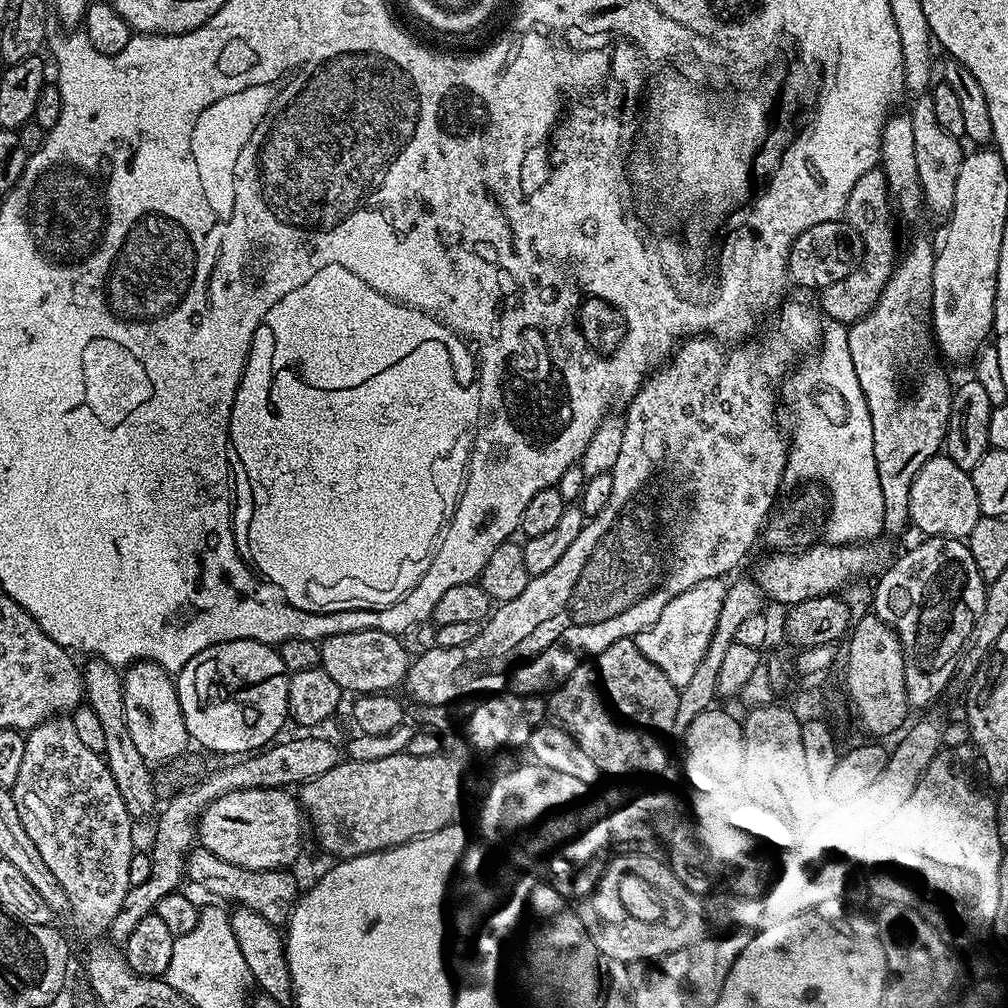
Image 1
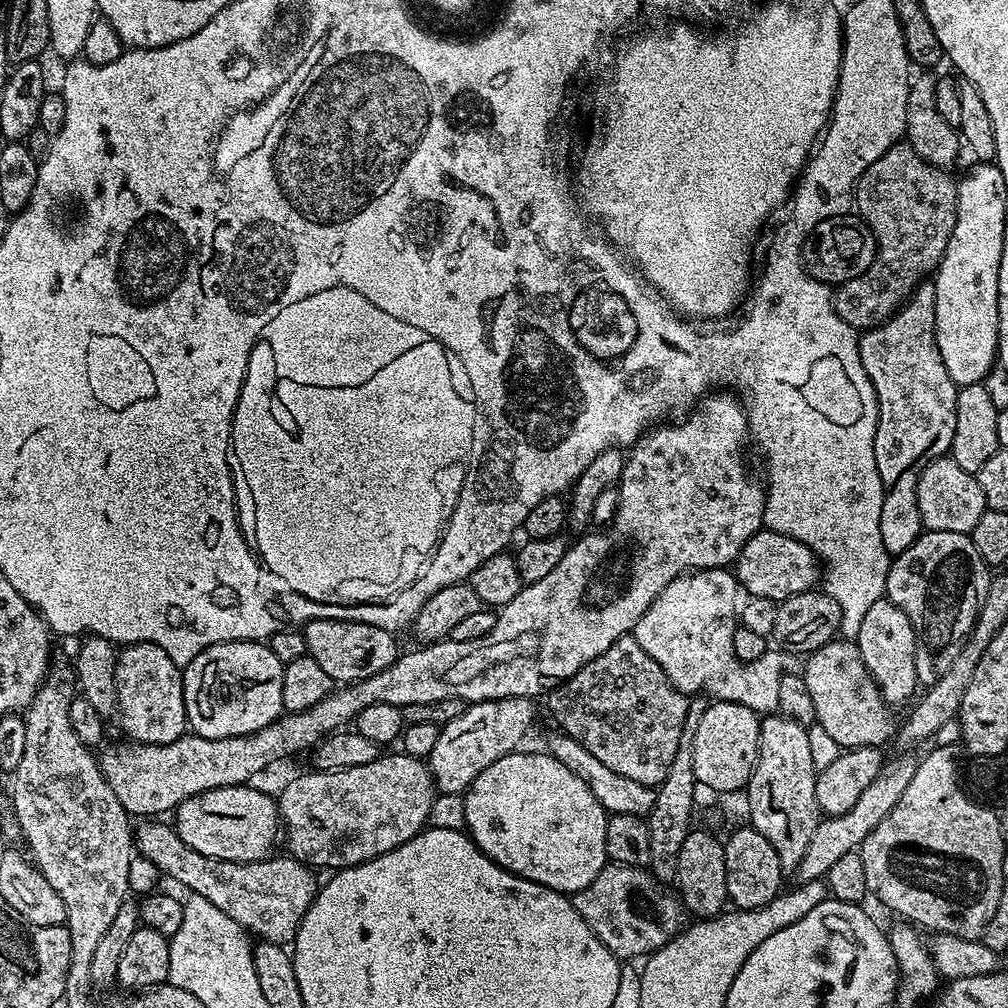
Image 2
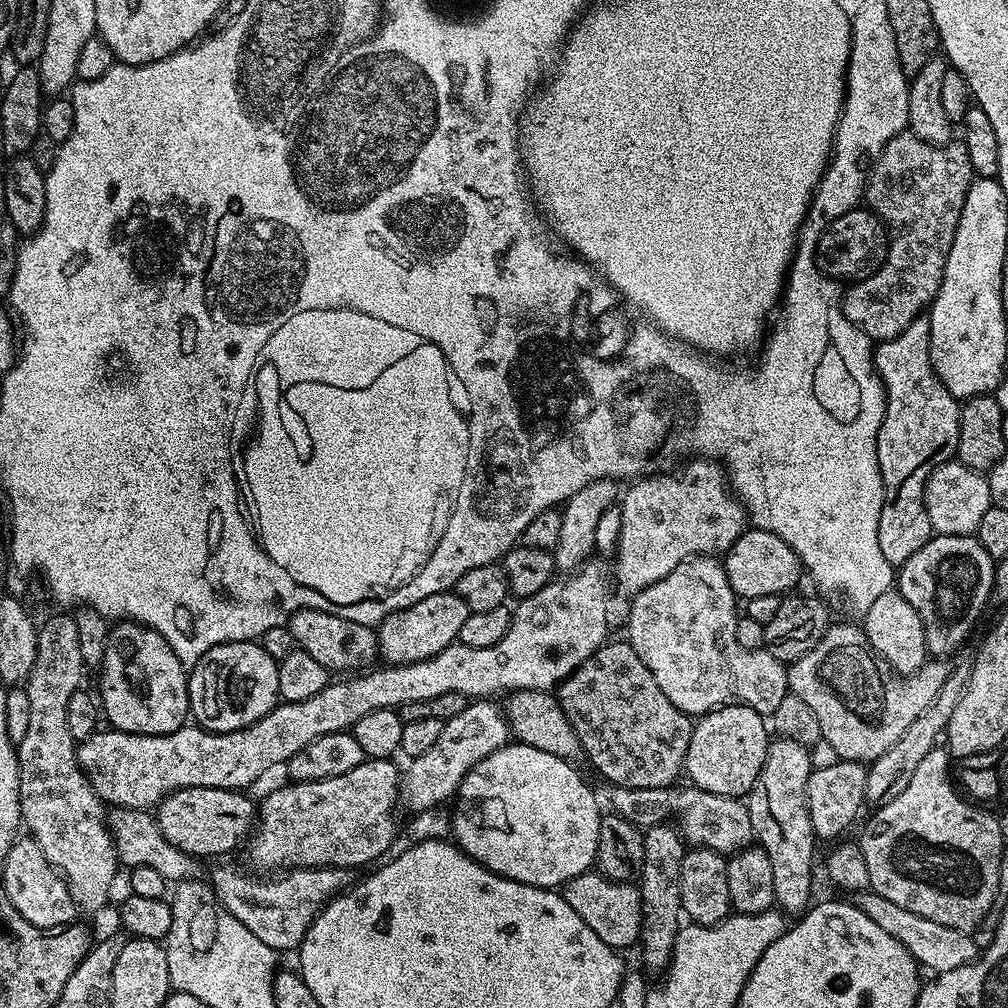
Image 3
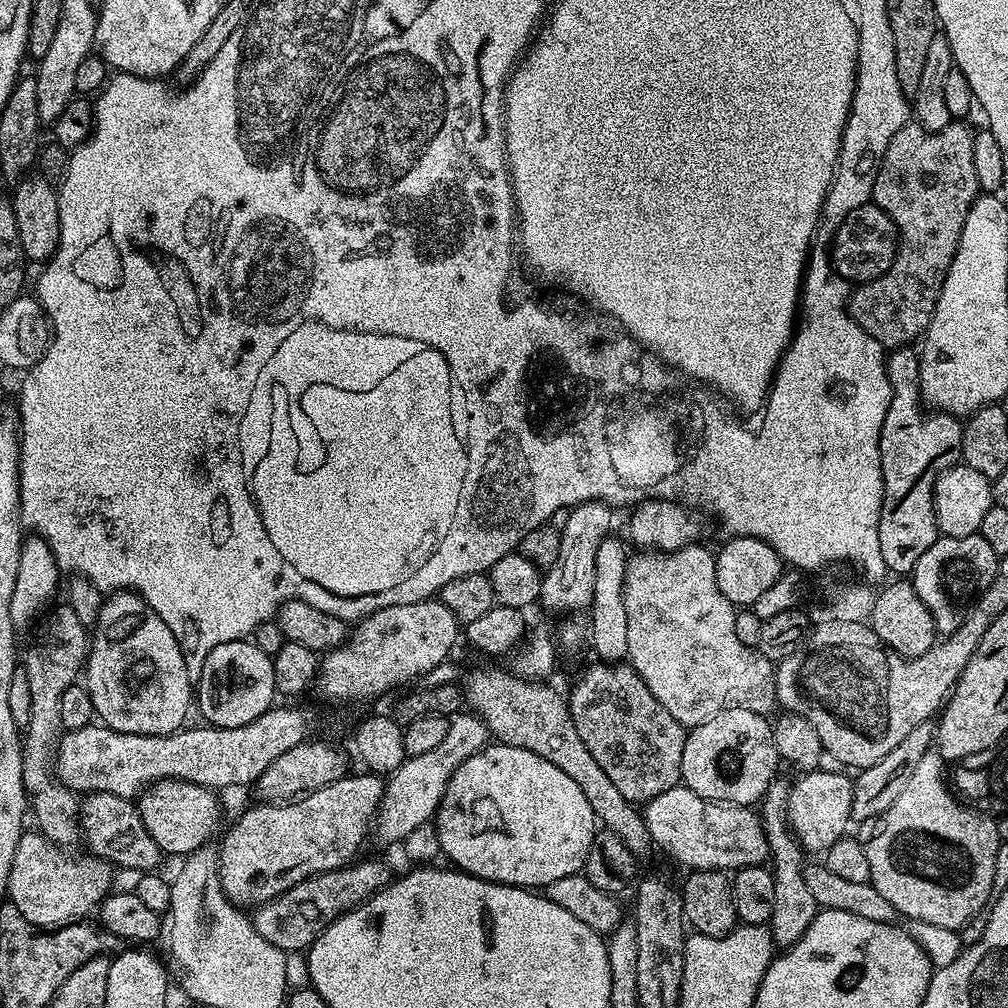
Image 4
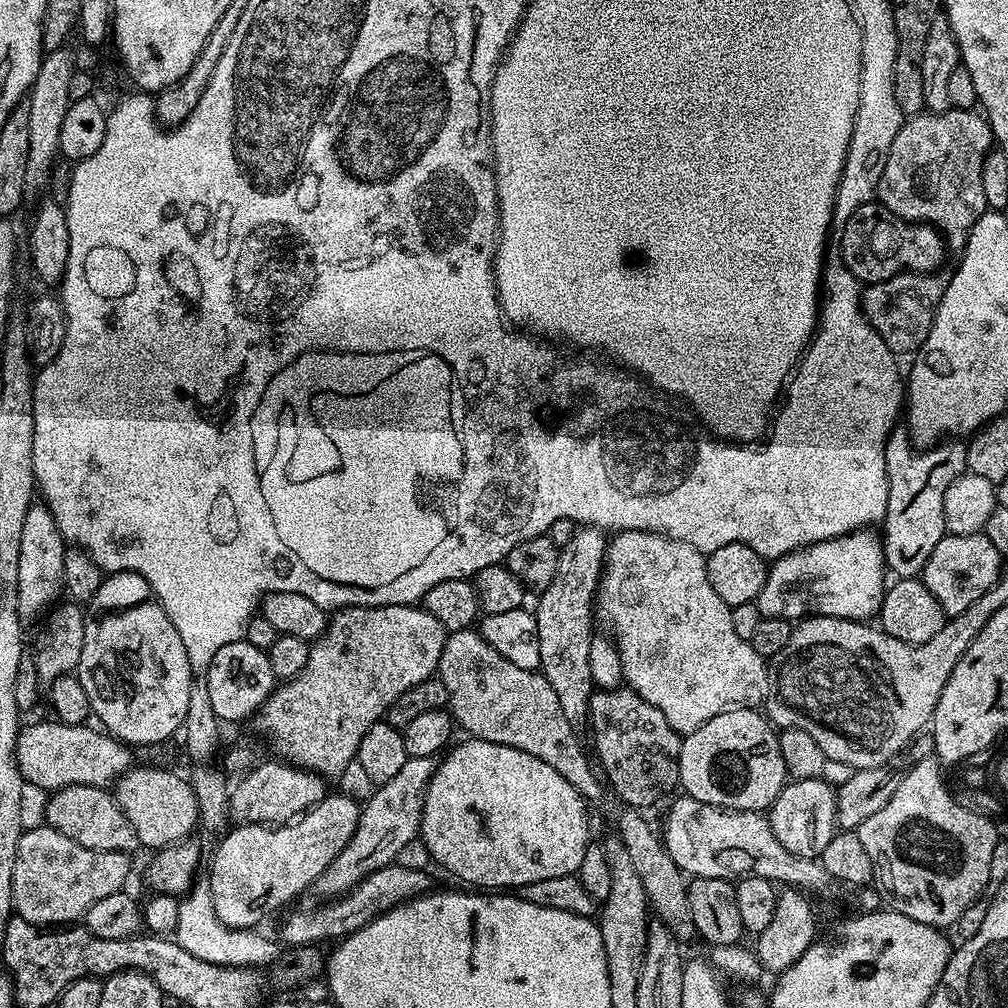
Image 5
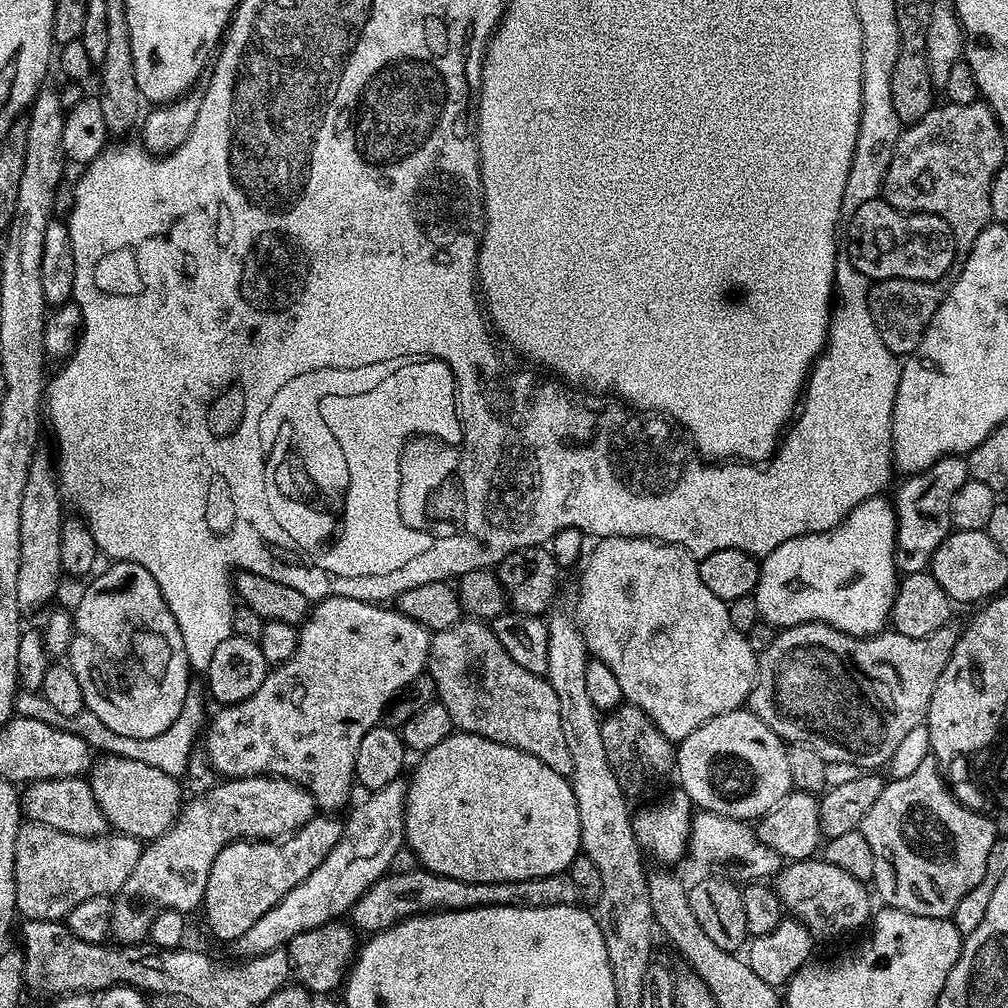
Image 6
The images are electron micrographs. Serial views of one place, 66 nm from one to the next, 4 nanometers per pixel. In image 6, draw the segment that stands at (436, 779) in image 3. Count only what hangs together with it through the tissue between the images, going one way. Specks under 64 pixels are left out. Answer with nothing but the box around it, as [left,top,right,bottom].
[234,779,408,958]

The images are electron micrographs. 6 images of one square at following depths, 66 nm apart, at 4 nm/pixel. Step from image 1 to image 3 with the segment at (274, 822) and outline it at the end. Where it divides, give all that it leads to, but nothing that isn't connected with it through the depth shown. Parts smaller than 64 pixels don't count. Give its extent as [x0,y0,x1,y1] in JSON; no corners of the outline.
[158,788,258,858]

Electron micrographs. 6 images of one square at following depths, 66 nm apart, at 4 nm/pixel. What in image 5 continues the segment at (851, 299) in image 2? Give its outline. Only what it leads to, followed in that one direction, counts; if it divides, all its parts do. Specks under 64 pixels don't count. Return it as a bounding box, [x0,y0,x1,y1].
[860,107,994,357]

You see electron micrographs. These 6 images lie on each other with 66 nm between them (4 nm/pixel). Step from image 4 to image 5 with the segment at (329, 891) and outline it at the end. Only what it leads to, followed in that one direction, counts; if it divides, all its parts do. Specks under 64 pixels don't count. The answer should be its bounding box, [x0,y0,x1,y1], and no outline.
[280,862,433,946]

